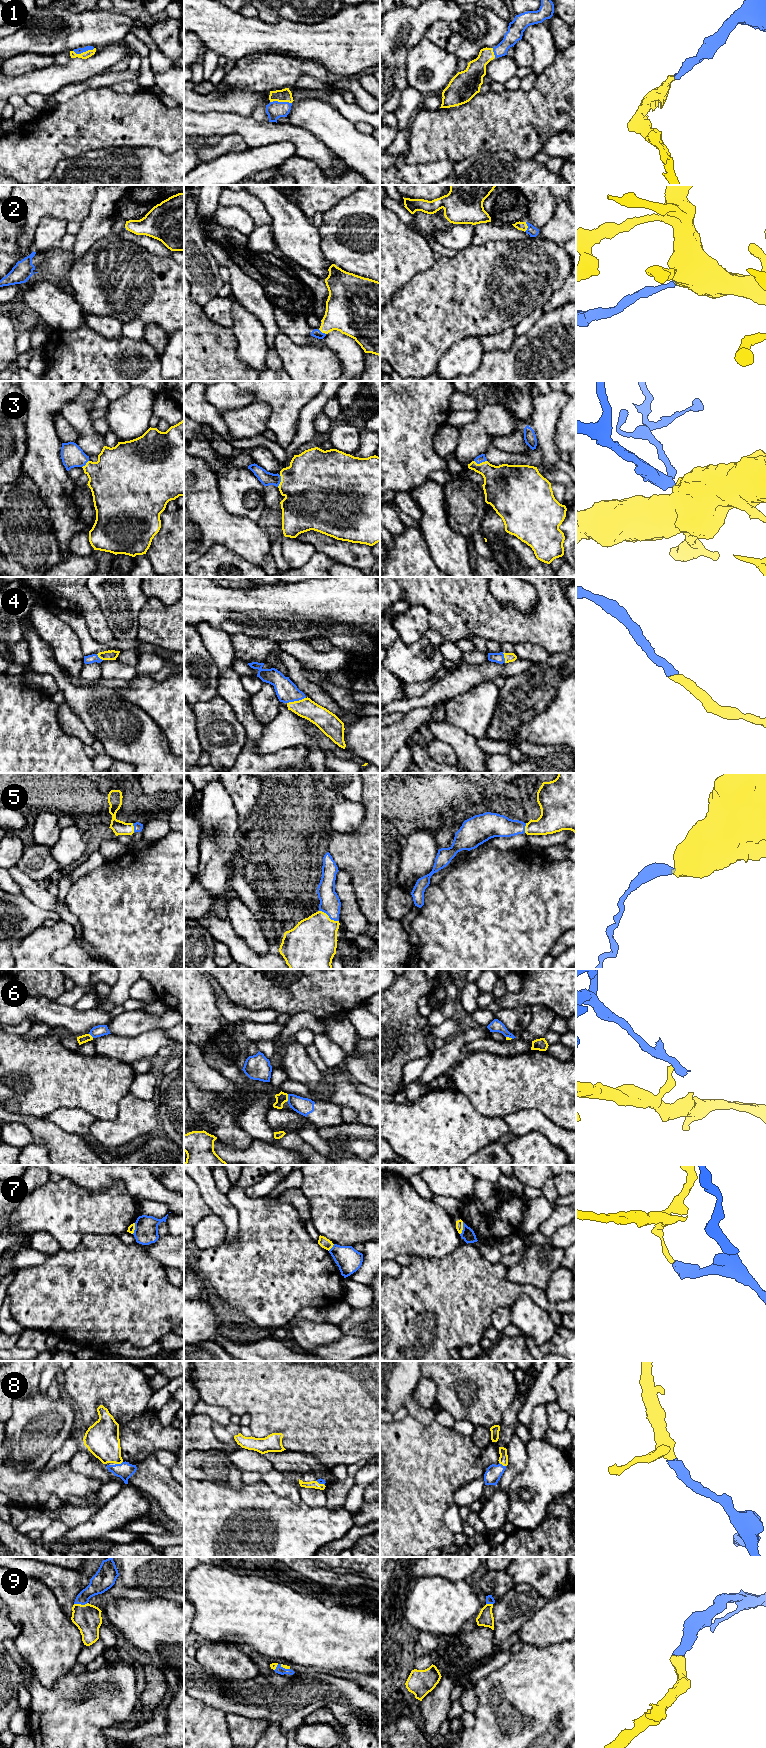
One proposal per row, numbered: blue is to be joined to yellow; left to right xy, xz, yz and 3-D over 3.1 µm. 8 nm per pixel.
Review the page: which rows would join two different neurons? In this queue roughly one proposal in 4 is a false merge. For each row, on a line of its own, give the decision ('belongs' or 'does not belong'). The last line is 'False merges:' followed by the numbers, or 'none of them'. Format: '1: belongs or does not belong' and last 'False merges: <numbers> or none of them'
1: belongs
2: belongs
3: belongs
4: belongs
5: belongs
6: does not belong
7: does not belong
8: belongs
9: belongs
False merges: 6, 7

